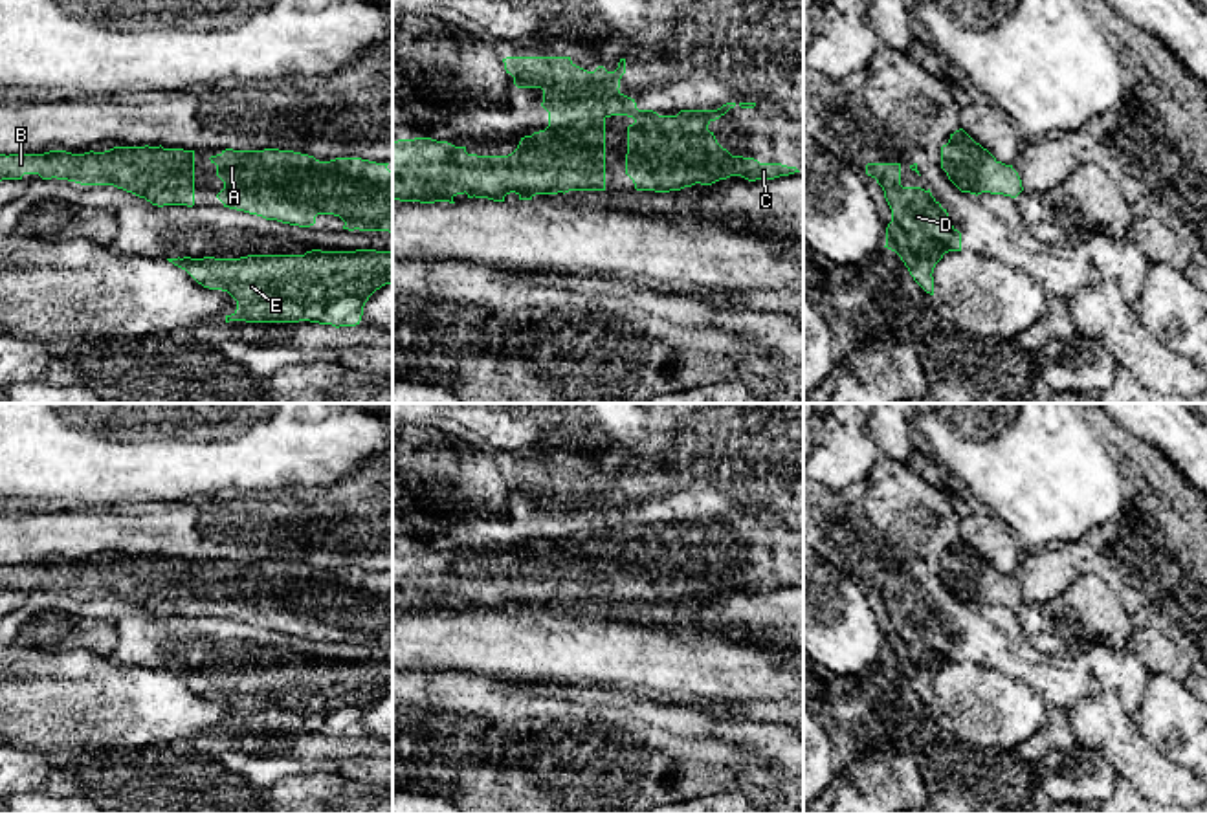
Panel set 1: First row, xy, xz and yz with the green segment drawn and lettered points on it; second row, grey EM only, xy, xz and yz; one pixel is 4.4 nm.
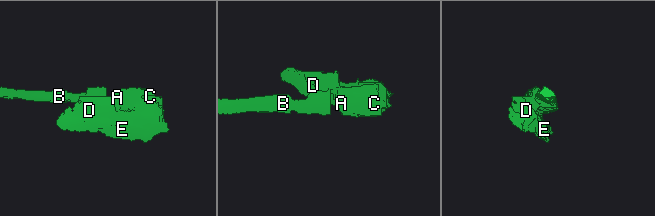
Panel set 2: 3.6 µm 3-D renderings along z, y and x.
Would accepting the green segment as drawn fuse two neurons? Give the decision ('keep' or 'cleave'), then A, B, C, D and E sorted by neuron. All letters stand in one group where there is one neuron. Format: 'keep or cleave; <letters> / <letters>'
keep; A B C D E

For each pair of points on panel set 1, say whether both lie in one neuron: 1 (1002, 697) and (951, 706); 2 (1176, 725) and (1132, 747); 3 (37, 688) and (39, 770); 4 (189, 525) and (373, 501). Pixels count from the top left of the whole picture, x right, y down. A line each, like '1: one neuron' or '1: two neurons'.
1: one neuron
2: two neurons
3: two neurons
4: one neuron

